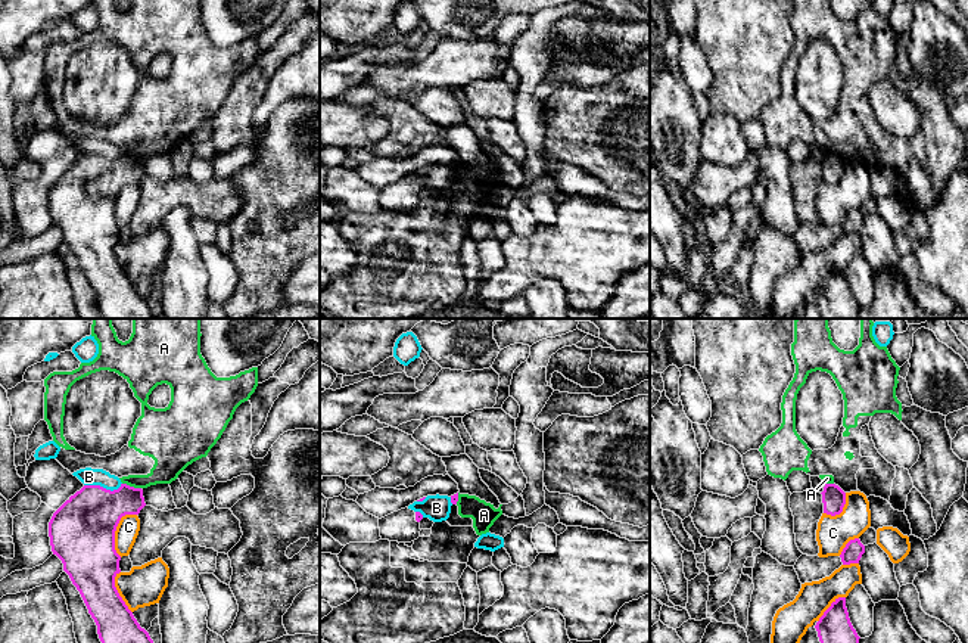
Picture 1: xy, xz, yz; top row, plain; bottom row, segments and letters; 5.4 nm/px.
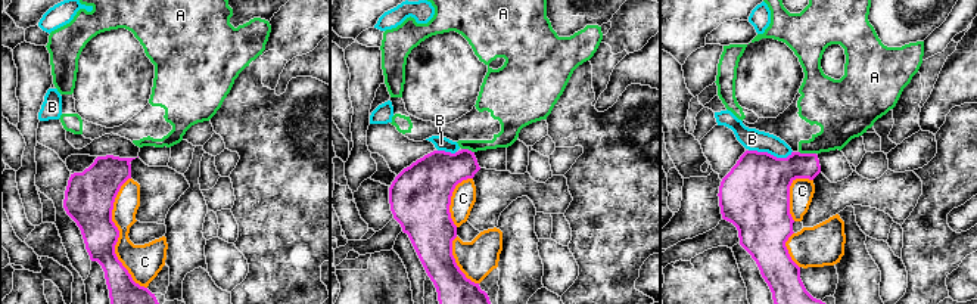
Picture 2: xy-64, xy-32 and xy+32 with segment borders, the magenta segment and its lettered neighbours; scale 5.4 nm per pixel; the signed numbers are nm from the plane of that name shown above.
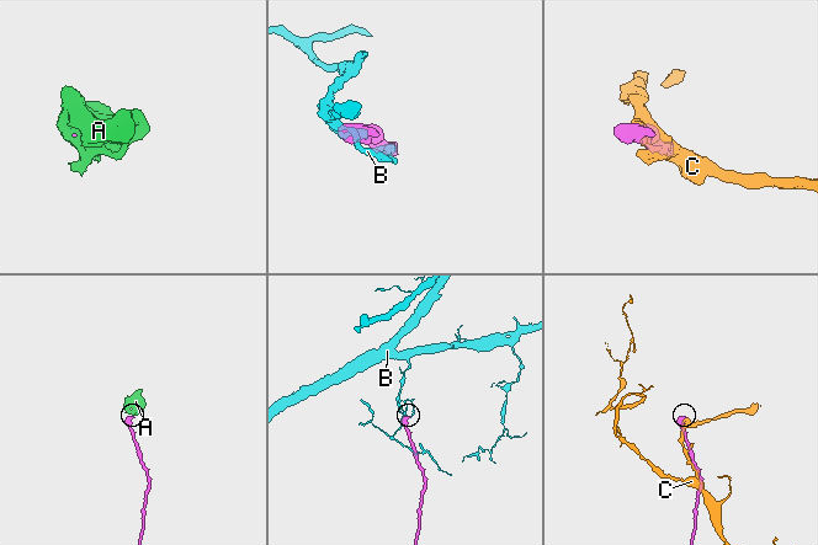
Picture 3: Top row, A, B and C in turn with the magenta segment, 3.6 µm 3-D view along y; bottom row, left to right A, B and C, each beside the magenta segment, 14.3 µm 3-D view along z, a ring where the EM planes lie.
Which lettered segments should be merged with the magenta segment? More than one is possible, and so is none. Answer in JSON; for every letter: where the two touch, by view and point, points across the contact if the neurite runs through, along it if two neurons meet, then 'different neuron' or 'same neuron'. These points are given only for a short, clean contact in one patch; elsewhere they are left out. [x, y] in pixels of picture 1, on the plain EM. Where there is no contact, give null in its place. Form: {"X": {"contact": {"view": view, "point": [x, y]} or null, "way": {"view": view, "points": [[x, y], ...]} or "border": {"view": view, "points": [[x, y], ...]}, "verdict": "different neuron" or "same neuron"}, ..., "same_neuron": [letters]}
{"A": {"contact": {"view": "xy", "point": [131, 157]}, "border": {"view": "xy", "points": [[123, 152], [140, 158]]}, "verdict": "different neuron"}, "B": {"contact": {"view": "xy", "point": [103, 158]}, "border": {"view": "xy", "points": [[121, 152], [112, 160], [84, 154]]}, "verdict": "different neuron"}, "C": {"contact": {"view": "xy", "point": [115, 199]}, "verdict": "different neuron"}, "same_neuron": []}

